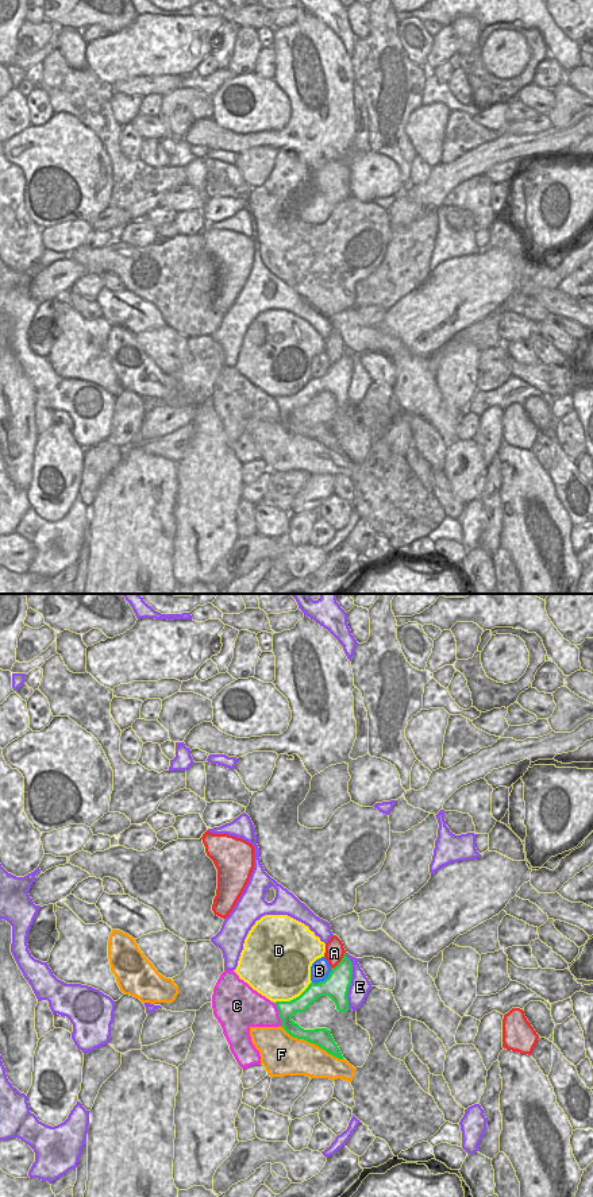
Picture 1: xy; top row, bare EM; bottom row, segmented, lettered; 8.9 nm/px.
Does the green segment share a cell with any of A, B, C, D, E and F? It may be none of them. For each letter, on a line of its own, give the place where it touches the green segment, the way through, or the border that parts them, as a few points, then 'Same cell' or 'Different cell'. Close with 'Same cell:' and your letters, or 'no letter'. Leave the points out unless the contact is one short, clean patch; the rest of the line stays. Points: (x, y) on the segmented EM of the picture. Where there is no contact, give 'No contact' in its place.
A: Touches green at xy (341, 961). Different cell
B: Touches green at xy (324, 980). Path across: xy (337, 984), (324, 980), (320, 969). Same cell
C: Touches green at xy (278, 1014). Different cell
D: Touches green at xy (293, 999). Different cell
E: Touches green at xy (350, 981). Different cell
F: Touches green at xy (312, 1042). Different cell
Same cell: B

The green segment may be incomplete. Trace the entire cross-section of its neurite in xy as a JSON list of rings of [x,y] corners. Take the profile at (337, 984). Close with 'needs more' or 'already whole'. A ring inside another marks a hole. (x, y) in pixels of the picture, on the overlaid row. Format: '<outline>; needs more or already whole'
[[[326,957],[316,959],[311,966],[311,984],[296,999],[290,1001],[276,1001],[281,1027],[293,1038],[304,1039],[319,1046],[328,1054],[343,1059],[343,1055],[335,1043],[331,1031],[327,1028],[304,1030],[292,1020],[297,1012],[304,1012],[320,996],[328,996],[336,1005],[339,1012],[347,1012],[349,1008],[349,988],[353,977],[353,962],[346,957],[331,968]]]; needs more

